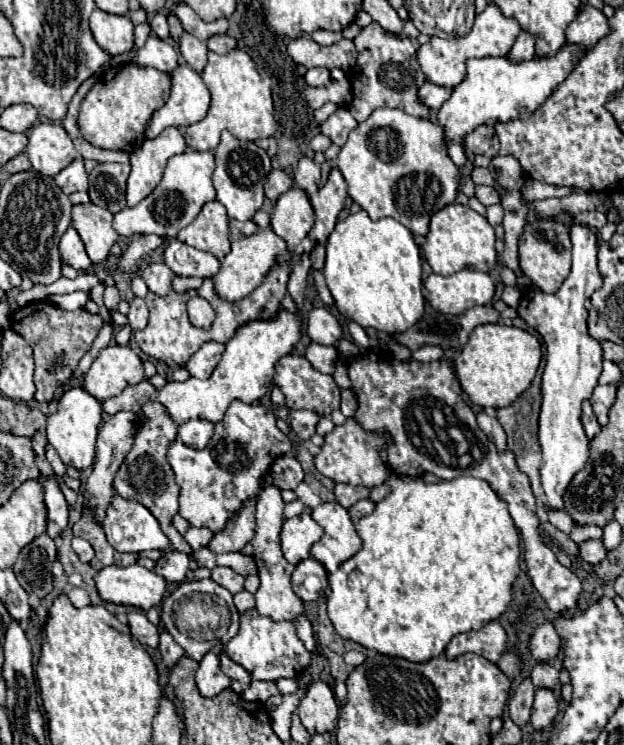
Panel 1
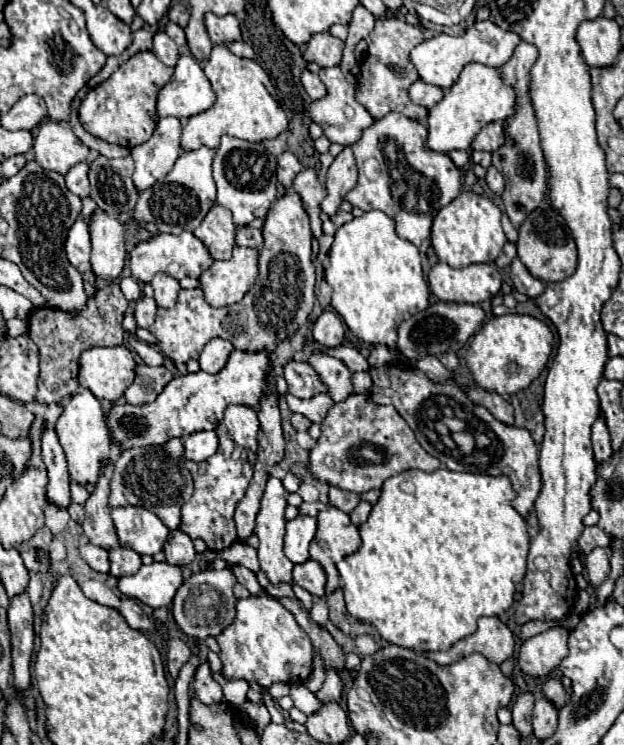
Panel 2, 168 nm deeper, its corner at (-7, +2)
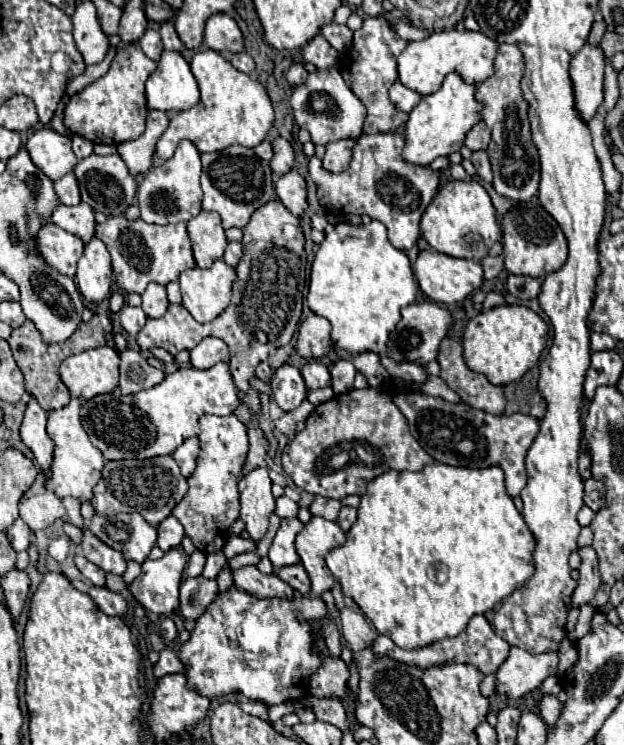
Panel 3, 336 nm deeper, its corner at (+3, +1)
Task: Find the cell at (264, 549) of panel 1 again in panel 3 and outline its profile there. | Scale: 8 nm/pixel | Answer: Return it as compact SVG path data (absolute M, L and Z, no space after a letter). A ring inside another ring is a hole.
M257 467L239 481L241 519L253 541L261 541L267 533L269 515L275 509L275 497L271 495L271 479L265 467Z

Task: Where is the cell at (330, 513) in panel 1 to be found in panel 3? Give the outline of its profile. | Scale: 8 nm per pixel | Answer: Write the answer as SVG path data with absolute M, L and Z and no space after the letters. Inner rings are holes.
M313 517L297 535L295 549L311 581L311 598L320 597L333 587L335 578L325 564L325 555L333 547L343 543L345 533L341 531L341 527L335 521L327 521L321 517Z

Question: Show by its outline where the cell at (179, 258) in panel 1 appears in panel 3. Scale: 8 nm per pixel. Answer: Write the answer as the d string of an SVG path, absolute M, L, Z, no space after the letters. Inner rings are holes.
M111 215L105 223L95 225L95 235L107 245L109 253L113 255L113 279L125 295L141 295L149 283L167 285L171 281L177 281L179 273L195 267L185 223L157 227L153 223L145 223L143 219L129 221L125 215Z

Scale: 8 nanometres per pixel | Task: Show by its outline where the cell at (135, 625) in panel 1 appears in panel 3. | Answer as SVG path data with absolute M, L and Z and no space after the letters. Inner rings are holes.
M91 587L89 589L89 597L93 599L93 603L105 613L105 615L117 615L123 617L127 613L127 601L119 595L109 591L107 587Z

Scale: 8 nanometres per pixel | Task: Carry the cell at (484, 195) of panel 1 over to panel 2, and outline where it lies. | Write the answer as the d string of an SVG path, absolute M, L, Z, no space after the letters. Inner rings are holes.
M489 166L485 180L487 180L487 186L489 186L491 192L495 192L497 196L503 194L503 176L501 176L493 166Z

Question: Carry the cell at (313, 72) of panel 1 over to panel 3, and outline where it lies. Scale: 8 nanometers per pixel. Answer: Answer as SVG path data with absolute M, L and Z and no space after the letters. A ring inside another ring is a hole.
M335 67L315 71L307 77L305 83L293 87L291 107L293 107L295 123L311 133L311 141L315 145L319 145L319 143L327 145L331 141L349 139L349 137L357 139L361 135L361 127L363 127L363 121L365 121L365 105L343 83L343 77ZM319 93L321 93L321 97L319 97ZM323 93L325 93L325 97L323 97ZM317 107L321 107L321 109L317 109Z

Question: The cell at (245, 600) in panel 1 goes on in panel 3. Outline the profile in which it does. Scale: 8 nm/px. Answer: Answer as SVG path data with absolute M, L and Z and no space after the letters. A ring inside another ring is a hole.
M225 565L225 567L219 571L219 575L217 575L217 587L219 587L219 591L223 593L223 591L227 591L231 585L233 585L233 575L231 575L231 569Z

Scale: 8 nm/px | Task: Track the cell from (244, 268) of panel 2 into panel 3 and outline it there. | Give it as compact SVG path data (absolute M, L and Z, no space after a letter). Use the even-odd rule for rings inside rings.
M217 259L211 267L199 269L193 267L179 275L183 307L199 323L209 323L231 301L231 285L237 277L235 269Z

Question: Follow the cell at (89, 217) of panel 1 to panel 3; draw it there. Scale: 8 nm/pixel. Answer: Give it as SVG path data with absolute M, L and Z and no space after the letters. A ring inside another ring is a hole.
M93 237L85 245L85 253L79 259L77 269L77 287L81 295L91 303L101 303L111 293L113 271L111 271L111 257L105 243Z

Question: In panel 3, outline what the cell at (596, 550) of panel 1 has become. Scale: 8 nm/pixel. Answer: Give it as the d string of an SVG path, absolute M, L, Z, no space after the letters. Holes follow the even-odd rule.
M579 547L577 549L583 563L579 567L579 585L573 591L571 597L571 605L573 607L581 607L585 603L593 601L593 595L597 593L599 585L601 585L601 577L599 577L599 569L597 569L597 553L593 551L593 547Z

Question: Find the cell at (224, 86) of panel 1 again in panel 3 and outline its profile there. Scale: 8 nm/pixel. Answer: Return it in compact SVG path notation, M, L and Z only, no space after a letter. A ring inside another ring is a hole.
M201 49L191 59L191 71L199 83L201 99L195 107L179 111L169 121L169 127L155 145L155 155L159 159L169 159L183 139L189 139L199 149L199 153L213 153L223 151L229 145L255 147L267 137L275 115L271 99L259 81L237 71L223 55L213 49Z

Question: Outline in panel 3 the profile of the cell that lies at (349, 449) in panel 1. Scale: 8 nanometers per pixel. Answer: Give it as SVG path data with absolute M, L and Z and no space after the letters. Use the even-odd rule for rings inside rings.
M351 389L347 393L335 395L333 399L315 407L309 415L305 429L295 435L295 439L283 449L283 471L295 481L297 489L311 495L321 495L327 499L345 499L347 495L363 495L369 481L385 471L421 471L433 457L409 435L405 415L393 403L391 395L383 389Z

